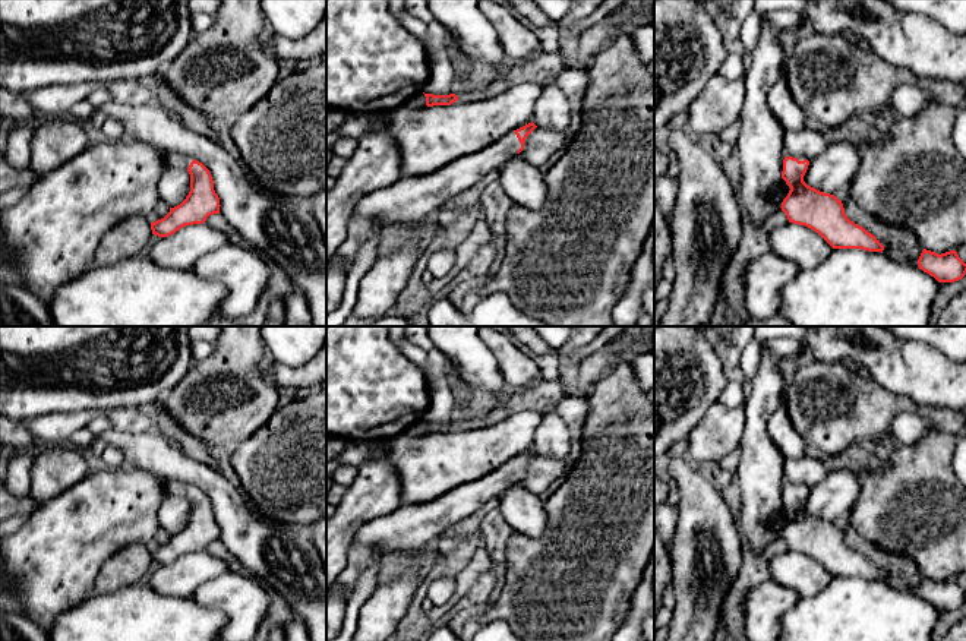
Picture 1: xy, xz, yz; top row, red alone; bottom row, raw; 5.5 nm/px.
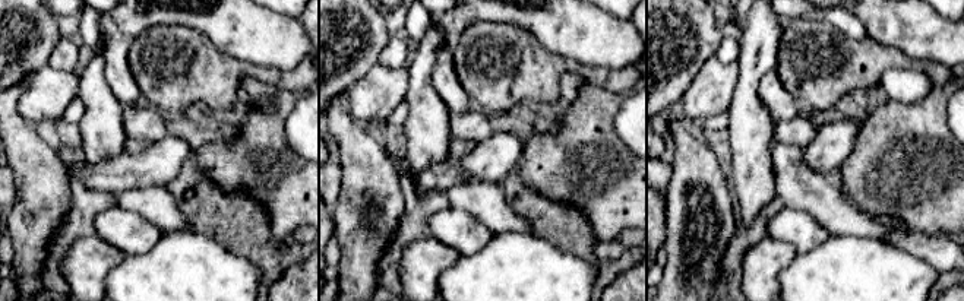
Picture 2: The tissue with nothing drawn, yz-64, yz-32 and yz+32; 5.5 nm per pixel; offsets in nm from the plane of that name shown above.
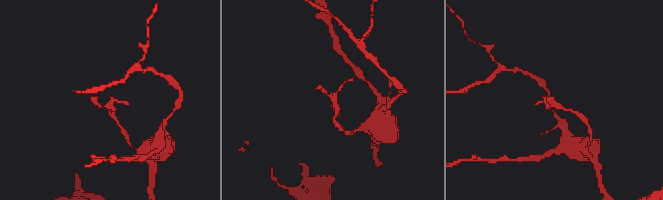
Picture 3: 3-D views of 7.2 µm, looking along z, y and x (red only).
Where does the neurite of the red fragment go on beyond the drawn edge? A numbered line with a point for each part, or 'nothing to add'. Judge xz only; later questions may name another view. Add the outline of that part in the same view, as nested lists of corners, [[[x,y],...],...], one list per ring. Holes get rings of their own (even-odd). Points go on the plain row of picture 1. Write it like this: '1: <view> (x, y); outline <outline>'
1: xz (410, 529); outline [[[515,460],[506,461],[490,474],[454,487],[441,498],[422,505],[401,506],[359,527],[350,546],[376,547],[386,552],[429,552],[448,528],[482,508],[501,490],[517,481],[521,471]]]

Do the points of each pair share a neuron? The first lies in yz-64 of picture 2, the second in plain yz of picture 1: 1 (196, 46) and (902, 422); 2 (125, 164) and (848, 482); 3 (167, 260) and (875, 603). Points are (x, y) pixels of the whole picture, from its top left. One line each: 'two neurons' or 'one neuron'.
1: two neurons
2: one neuron
3: one neuron

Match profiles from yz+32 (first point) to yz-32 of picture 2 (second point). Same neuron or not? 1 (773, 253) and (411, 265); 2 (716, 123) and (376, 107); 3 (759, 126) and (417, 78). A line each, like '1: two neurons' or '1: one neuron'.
1: one neuron
2: two neurons
3: one neuron

